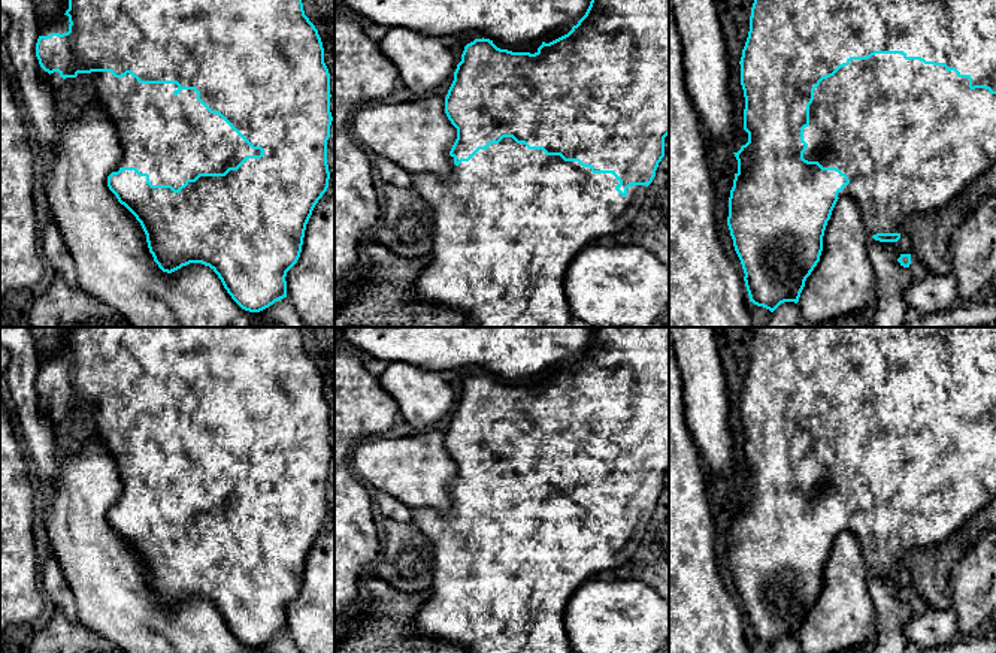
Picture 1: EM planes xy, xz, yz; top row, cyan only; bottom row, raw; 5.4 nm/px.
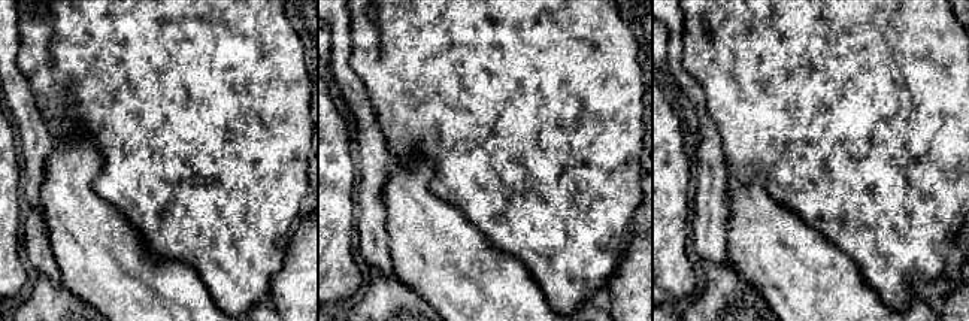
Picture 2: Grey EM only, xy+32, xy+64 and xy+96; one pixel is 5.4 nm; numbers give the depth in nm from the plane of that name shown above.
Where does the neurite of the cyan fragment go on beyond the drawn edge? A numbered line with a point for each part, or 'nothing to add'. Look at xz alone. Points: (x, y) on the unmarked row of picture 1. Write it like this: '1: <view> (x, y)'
1: xz (508, 558)

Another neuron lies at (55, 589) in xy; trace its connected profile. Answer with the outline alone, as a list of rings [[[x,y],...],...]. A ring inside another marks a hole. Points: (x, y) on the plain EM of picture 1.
[[[51,548],[43,565],[42,583],[46,601],[52,602],[57,610],[61,610],[76,625],[79,622],[76,617],[76,601]]]

